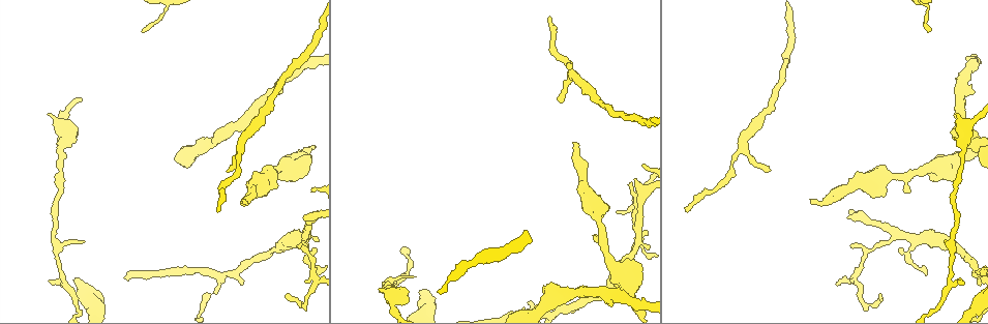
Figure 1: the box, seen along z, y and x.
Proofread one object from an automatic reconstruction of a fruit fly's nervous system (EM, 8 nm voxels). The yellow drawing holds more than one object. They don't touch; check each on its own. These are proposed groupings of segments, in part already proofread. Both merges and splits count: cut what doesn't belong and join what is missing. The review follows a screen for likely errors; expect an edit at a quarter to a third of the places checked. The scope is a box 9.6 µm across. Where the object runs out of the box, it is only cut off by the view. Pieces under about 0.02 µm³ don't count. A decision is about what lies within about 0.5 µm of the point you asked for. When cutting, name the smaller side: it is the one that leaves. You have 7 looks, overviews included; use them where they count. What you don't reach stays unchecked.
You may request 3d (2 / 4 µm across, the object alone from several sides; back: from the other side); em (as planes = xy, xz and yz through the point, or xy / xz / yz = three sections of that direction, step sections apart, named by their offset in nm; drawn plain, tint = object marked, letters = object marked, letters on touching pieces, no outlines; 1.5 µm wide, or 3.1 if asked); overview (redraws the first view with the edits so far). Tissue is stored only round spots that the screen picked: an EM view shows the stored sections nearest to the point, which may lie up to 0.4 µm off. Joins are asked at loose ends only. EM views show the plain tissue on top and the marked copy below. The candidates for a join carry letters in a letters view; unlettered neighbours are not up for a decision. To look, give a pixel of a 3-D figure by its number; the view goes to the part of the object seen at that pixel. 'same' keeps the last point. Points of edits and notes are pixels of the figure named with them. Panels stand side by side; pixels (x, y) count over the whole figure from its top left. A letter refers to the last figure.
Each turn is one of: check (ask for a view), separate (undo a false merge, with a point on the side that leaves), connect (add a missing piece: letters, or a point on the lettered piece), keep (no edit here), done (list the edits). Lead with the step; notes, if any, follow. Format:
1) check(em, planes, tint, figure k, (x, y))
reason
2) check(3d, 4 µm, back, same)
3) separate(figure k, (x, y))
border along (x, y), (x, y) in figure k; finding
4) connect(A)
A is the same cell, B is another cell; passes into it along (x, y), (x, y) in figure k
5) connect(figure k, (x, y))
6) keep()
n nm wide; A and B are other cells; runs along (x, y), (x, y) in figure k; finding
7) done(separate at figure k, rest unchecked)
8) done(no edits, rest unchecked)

check(3d, 4 µm, figure 1, (548, 17))
an open end

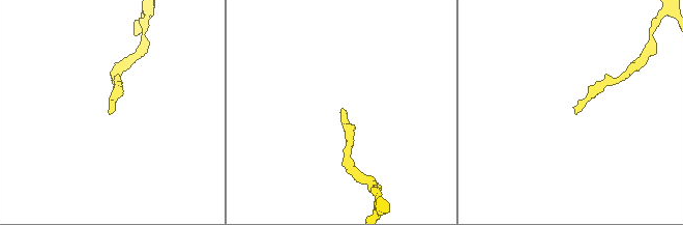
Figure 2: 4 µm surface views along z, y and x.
check(em, planes, letters, figure 2, (340, 109))

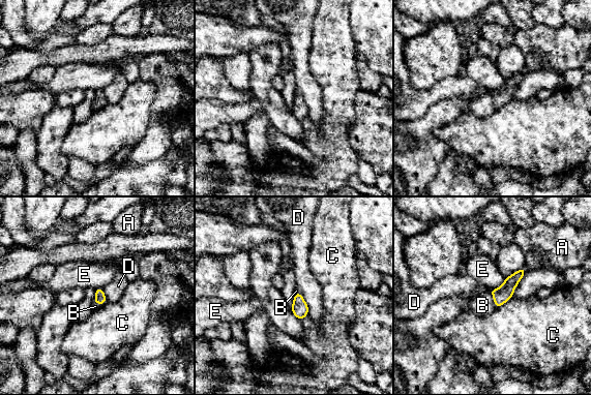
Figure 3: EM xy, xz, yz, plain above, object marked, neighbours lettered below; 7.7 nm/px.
connect(B)
B is the same cell, A, C, D and E are other cells; passes into it along (503, 294), (494, 300), (482, 305) in figure 3; the neuron continues

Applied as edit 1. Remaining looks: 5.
check(overview)

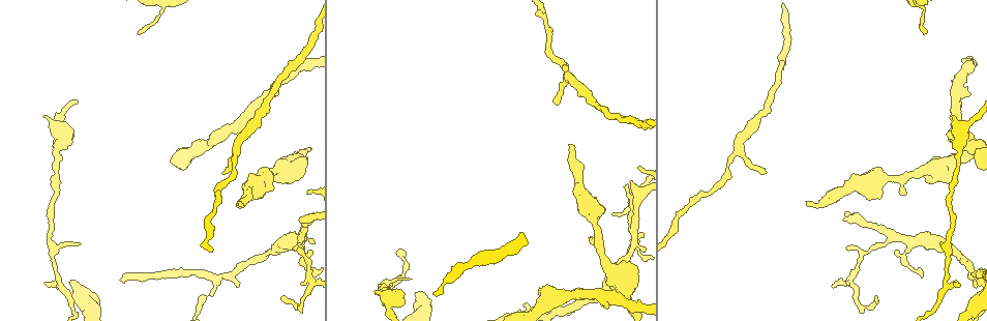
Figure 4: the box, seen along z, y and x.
check(3d, 2 µm, figure 4, (571, 146))
free end

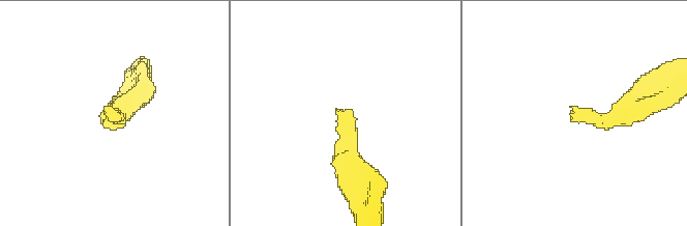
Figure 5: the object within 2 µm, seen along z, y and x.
check(em, xz, step 8, tint, figure 5, (341, 111))

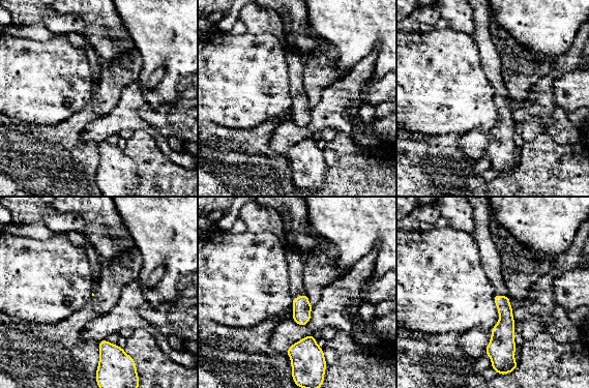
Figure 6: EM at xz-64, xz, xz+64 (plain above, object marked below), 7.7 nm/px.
check(em, yz, step 4, letters, same)
cut it another way

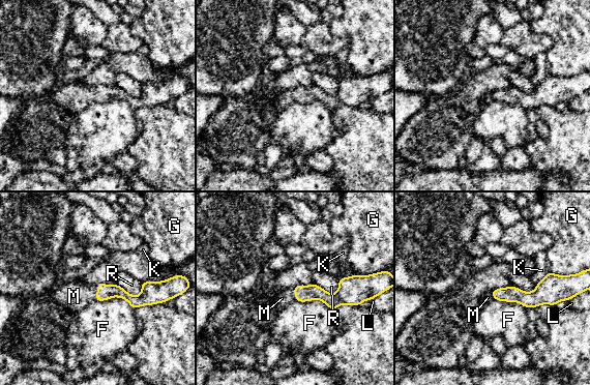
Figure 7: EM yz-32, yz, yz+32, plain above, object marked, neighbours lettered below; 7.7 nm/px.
connect(M)
M is the same cell, F, G, K, L and R are other cells; passes into it along (105, 292), (97, 292), (74, 296) in figure 7; it goes on there

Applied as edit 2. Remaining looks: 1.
done(connect at figure 3, connect at figure 7, rest unchecked)

